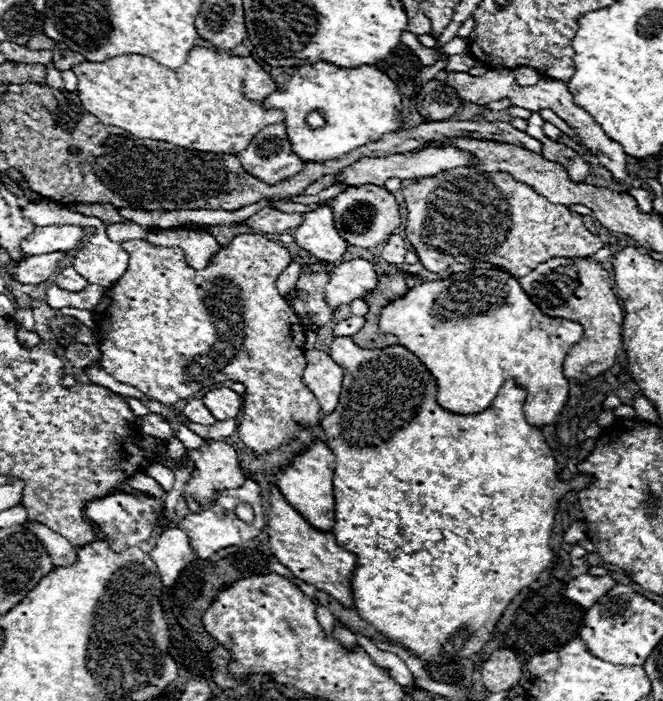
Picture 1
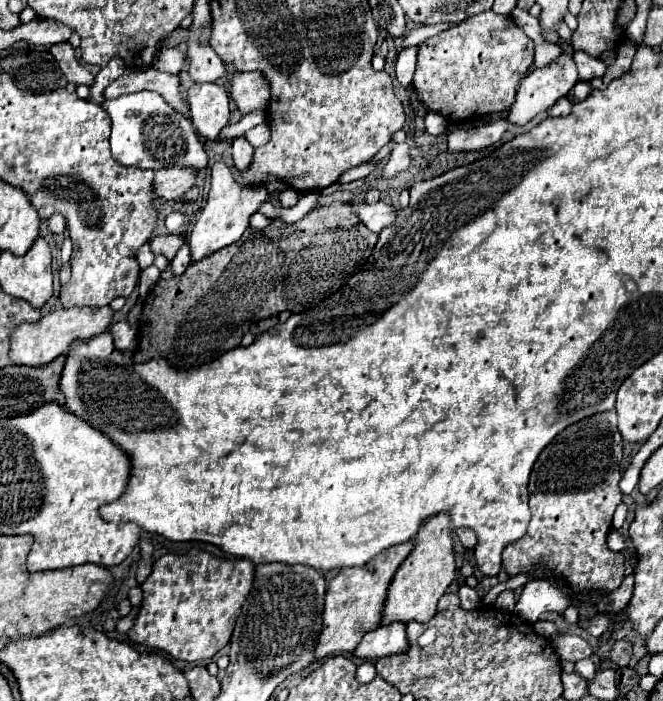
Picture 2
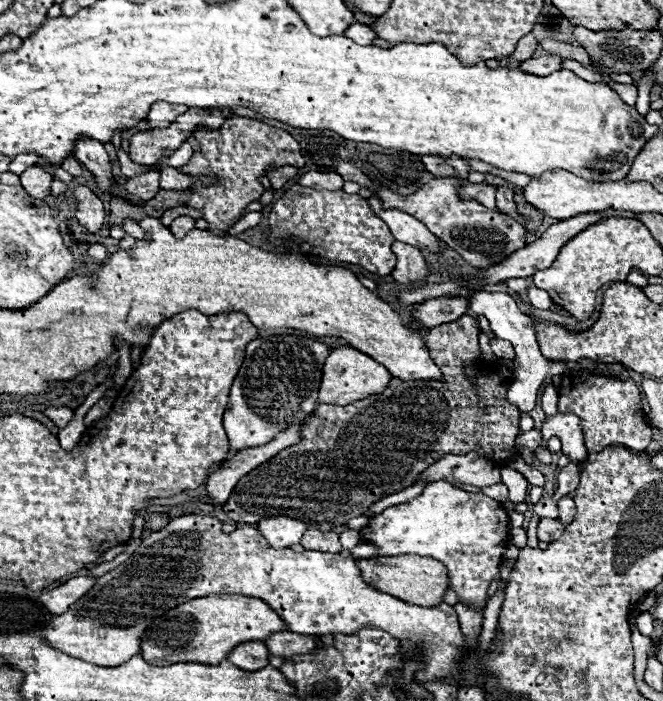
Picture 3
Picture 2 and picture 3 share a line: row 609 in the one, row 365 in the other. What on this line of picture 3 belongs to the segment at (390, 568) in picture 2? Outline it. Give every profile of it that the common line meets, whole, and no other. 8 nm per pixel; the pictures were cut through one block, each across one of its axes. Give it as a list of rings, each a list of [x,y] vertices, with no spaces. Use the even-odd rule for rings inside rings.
[[[340,346],[340,348],[334,348],[330,352],[330,356],[326,358],[324,372],[322,372],[322,384],[320,384],[320,392],[318,392],[318,402],[346,406],[354,400],[382,394],[382,390],[386,390],[390,380],[392,380],[390,372],[384,366],[380,366],[378,362],[374,362],[374,358],[354,350],[350,346]]]

